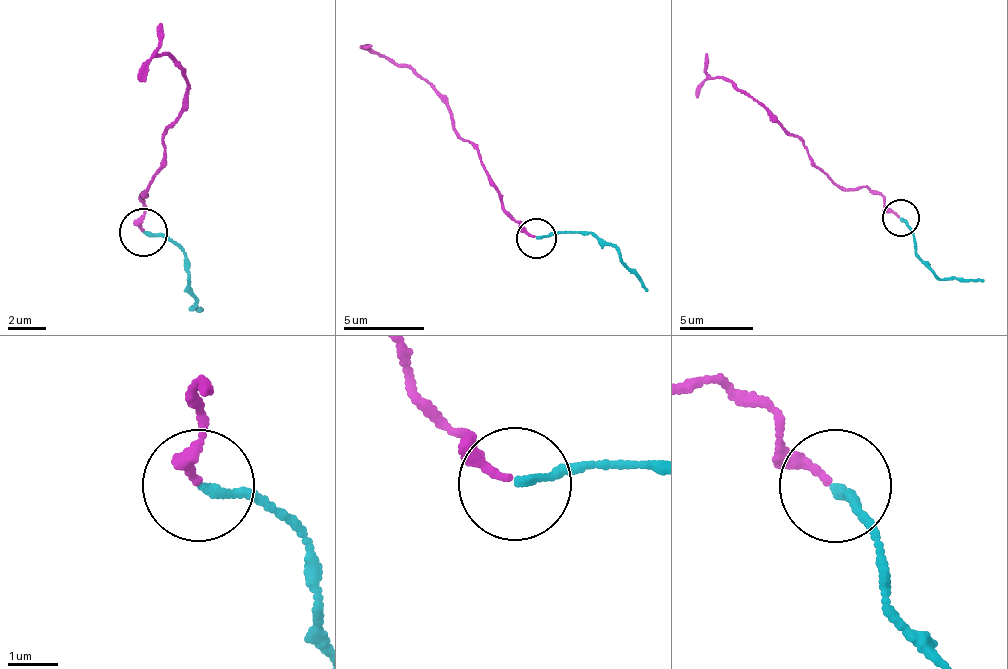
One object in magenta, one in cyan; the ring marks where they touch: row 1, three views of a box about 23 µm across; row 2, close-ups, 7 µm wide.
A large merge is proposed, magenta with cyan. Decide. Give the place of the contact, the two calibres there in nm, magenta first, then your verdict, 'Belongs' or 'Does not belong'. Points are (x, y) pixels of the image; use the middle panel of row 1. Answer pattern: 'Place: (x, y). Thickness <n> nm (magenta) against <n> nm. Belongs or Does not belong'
Place: (536, 238). Thickness 200 nm (magenta) against 140 nm. Belongs

